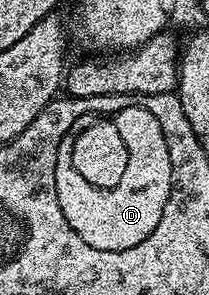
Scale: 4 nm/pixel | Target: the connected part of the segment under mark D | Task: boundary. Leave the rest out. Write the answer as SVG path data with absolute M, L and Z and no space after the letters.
M124 110L124 114L120 114L120 134L124 134L124 142L128 142L128 150L132 150L132 162L128 162L128 174L124 174L120 190L112 190L112 194L100 194L100 190L84 186L84 178L68 170L68 150L64 145L58 148L58 164L54 172L58 208L62 208L62 216L66 216L70 228L74 228L74 232L78 232L78 236L82 236L90 248L99 250L125 250L142 244L142 240L146 240L154 228L158 228L158 220L162 220L162 208L166 208L166 200L172 191L170 148L166 144L162 126L152 122L152 114L144 114L144 110Z

